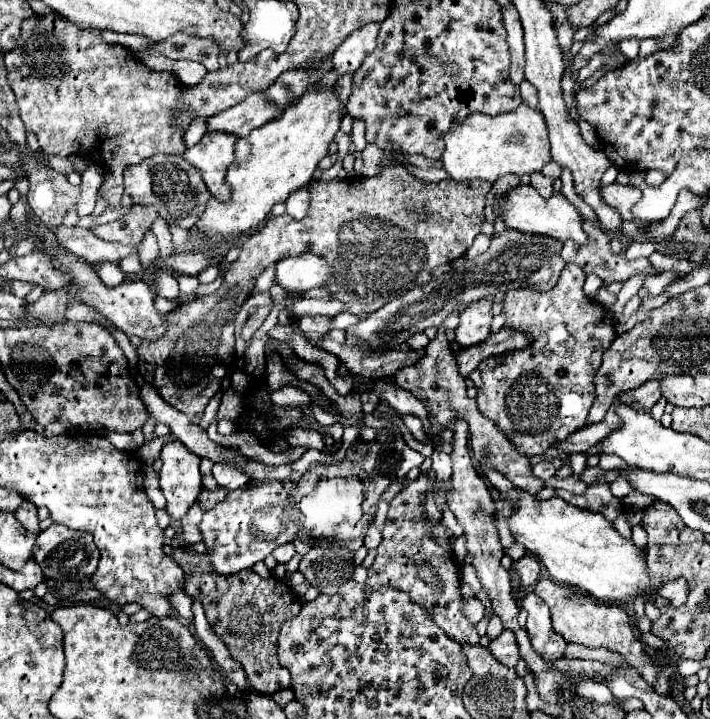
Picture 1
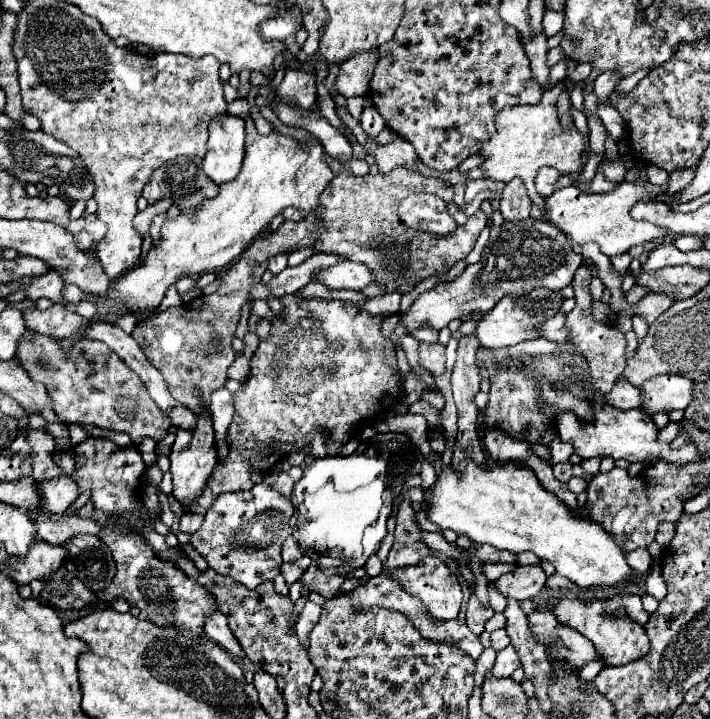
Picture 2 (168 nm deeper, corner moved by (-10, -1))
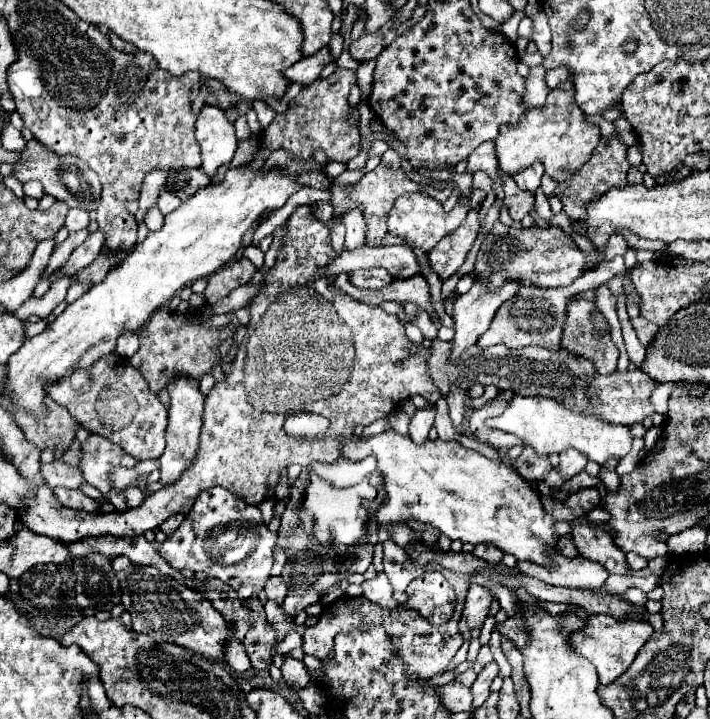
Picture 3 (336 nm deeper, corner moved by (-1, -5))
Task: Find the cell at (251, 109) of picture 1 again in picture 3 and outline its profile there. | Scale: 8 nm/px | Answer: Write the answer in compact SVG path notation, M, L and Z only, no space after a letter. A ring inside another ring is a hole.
M326 46L318 54L302 58L296 64L292 64L290 68L286 68L284 78L288 82L300 82L302 86L310 86L314 80L320 78L320 72L328 62L330 62L330 50Z

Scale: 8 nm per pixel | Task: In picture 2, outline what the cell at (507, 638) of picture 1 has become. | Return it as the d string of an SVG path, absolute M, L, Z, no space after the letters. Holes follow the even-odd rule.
M509 644L505 650L497 652L495 666L491 670L491 674L495 674L495 678L507 678L513 674L513 670L517 670L521 666L517 652L513 650L513 646Z

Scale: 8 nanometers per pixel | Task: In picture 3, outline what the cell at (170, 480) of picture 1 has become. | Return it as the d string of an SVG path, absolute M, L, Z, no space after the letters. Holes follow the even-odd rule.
M178 378L178 380L170 382L168 394L170 394L170 406L168 406L166 450L158 458L160 460L160 474L162 474L160 482L164 486L174 484L184 474L184 470L188 470L190 464L194 462L196 450L198 450L198 438L200 438L200 430L202 430L202 410L204 410L204 396L200 394L198 380Z

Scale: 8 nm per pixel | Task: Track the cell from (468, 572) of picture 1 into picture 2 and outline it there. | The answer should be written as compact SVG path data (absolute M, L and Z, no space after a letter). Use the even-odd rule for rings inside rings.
M490 582L488 585L488 597L491 608L495 612L503 612L507 606L507 599L502 596L495 588L494 582Z

